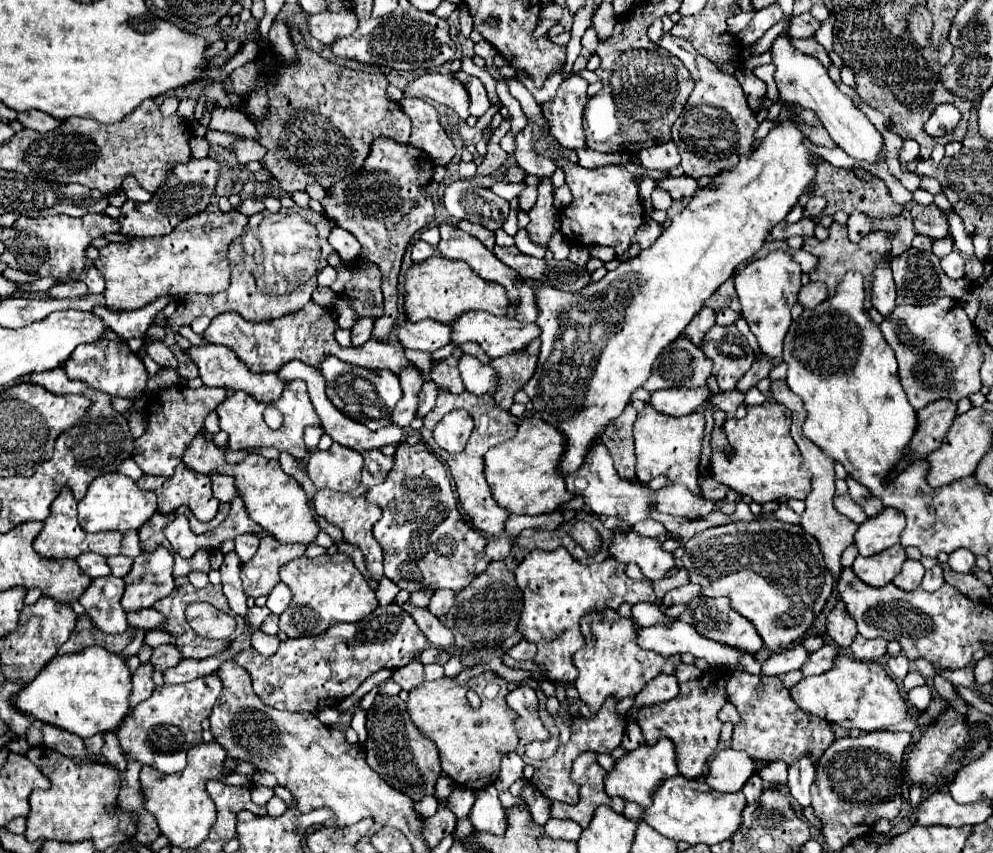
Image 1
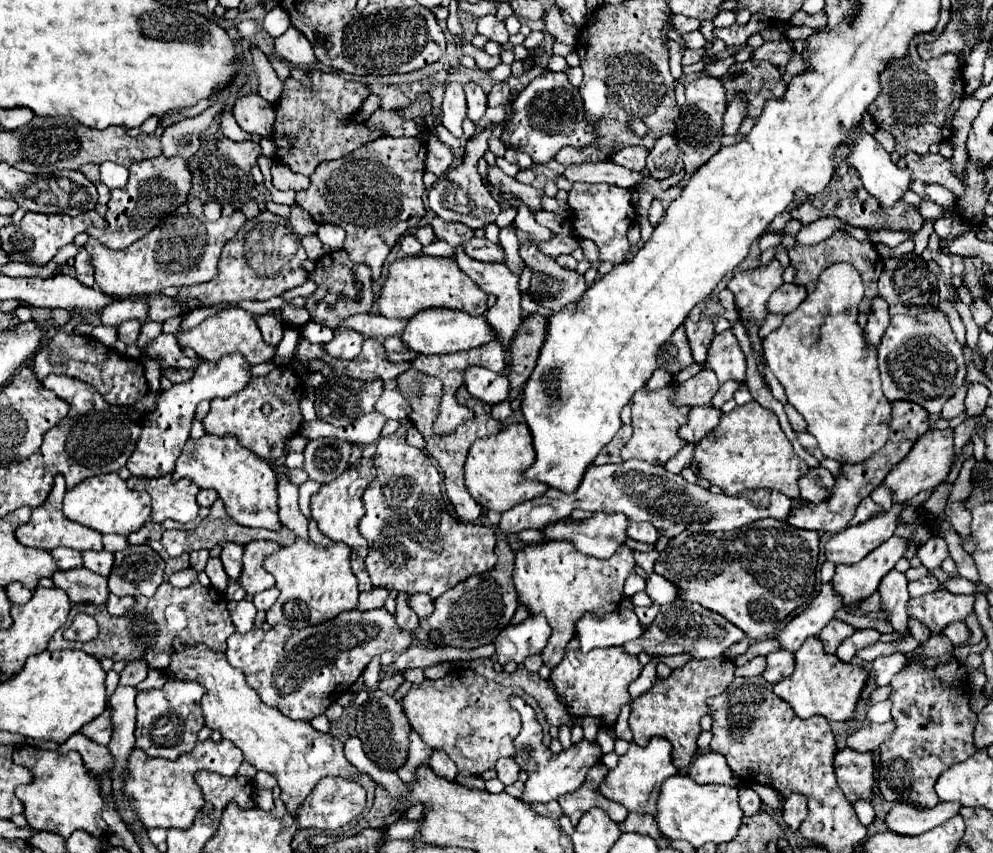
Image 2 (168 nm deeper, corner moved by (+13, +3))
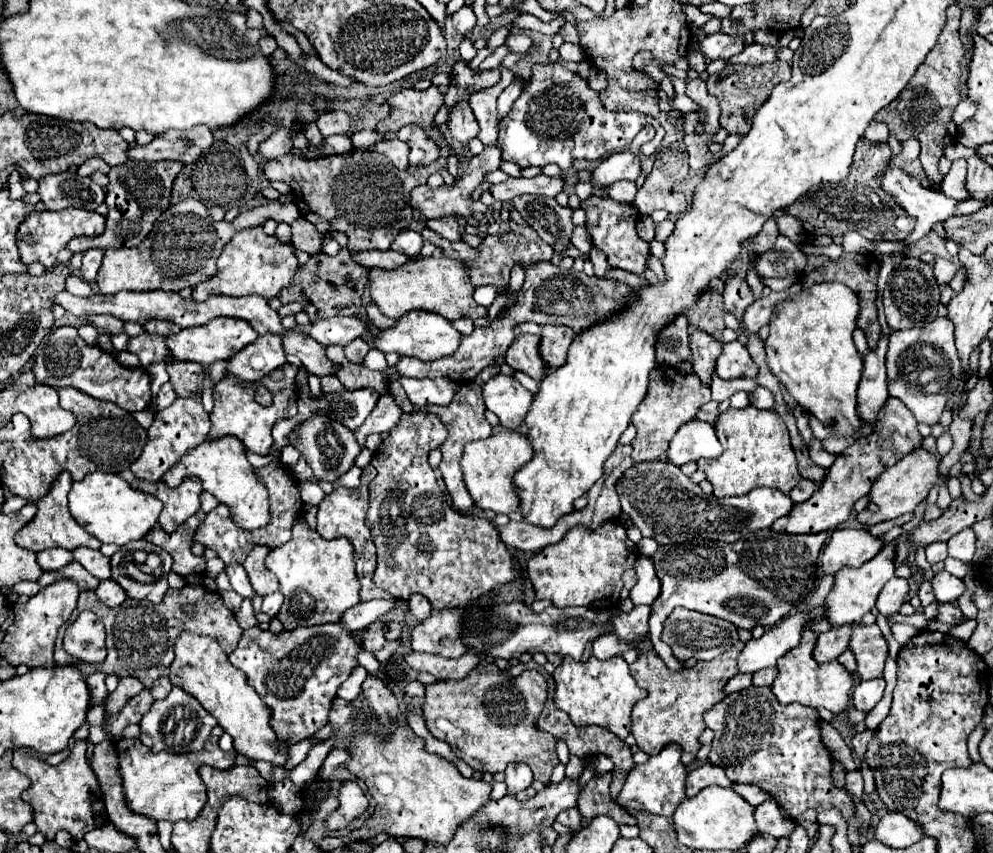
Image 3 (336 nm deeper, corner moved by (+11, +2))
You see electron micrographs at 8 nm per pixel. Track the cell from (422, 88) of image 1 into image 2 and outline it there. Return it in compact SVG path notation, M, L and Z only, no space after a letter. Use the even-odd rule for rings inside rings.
M457 82L447 84L445 100L443 100L443 126L457 138L463 136L463 120L467 118L467 104L465 104L465 92L463 86Z

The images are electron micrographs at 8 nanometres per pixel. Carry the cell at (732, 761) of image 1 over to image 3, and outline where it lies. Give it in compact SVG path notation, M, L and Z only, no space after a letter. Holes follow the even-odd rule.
M705 761L701 767L689 771L689 775L687 775L687 795L689 797L697 795L703 787L709 787L709 785L731 787L731 781L721 767L709 765L709 761Z

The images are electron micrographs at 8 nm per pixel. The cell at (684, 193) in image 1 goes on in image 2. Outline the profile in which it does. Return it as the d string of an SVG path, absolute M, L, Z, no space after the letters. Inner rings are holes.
M593 162L593 164L575 164L567 166L563 176L569 182L609 182L625 188L633 188L637 182L643 180L639 172L631 172L623 166L617 166L613 162Z

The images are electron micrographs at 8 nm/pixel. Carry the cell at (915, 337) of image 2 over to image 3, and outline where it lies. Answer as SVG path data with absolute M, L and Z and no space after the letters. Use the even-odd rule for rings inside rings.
M937 317L919 329L891 331L885 365L889 377L889 395L901 399L919 423L939 423L949 397L953 397L959 381L963 381L963 363L957 355L953 339L953 323L947 317Z

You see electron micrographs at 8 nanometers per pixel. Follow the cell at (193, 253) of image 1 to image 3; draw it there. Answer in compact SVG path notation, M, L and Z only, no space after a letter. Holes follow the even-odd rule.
M185 199L177 205L171 205L157 221L153 231L141 245L137 247L121 247L107 249L103 257L103 265L97 275L99 291L105 295L113 295L117 291L181 291L183 287L195 287L201 281L211 279L217 273L217 257L225 243L239 231L261 225L265 219L275 219L277 223L293 223L299 217L299 207L291 203L273 201L269 205L259 205L251 211L243 211L235 217L235 221L213 221L207 207L203 207L195 199Z

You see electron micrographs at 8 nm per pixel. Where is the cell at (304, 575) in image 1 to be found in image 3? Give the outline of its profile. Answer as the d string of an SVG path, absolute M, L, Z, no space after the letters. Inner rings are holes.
M299 517L293 525L293 537L289 543L275 547L265 565L279 579L279 591L285 595L285 603L281 605L277 619L283 623L287 631L301 625L323 625L337 623L341 615L359 603L359 581L355 575L353 561L353 545L345 537L325 541L309 525Z

